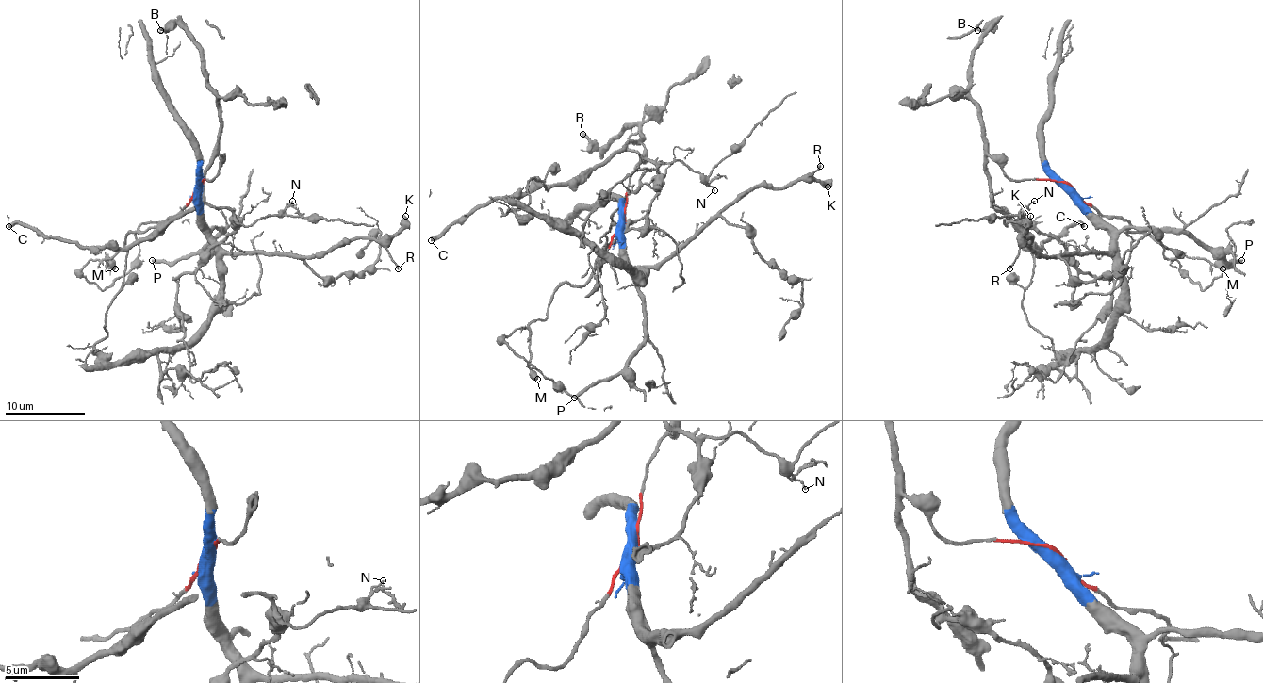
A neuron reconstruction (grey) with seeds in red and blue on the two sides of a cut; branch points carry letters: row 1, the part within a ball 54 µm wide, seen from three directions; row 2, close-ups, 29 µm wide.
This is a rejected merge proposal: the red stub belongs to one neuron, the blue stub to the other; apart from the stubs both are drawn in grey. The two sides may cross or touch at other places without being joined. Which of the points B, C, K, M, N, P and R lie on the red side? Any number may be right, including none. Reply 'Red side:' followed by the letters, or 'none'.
Red side: B, C, M, N

